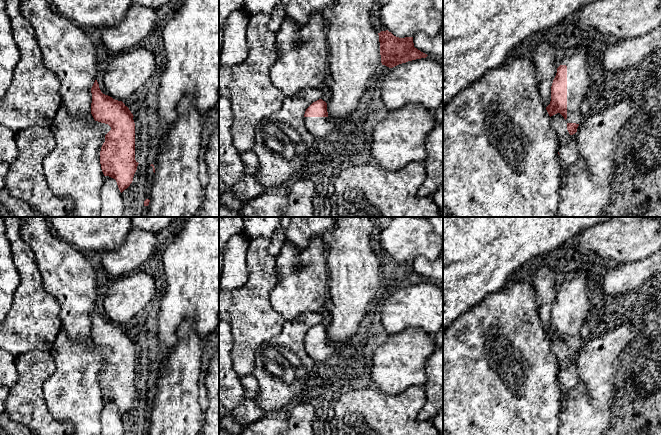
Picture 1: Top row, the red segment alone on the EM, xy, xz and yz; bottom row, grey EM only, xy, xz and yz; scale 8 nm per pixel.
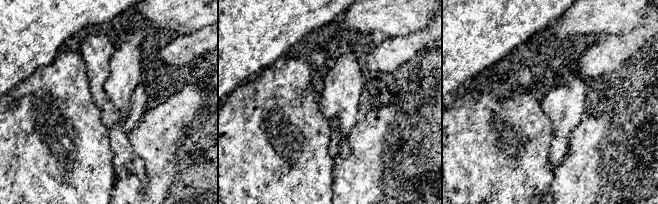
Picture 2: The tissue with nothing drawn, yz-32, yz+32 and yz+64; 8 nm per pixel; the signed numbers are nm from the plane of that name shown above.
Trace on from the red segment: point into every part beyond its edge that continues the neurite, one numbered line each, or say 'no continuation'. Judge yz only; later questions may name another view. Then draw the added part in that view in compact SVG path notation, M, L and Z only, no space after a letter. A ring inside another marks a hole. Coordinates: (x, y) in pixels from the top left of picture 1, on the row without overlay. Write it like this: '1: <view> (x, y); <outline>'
1: yz (575, 281); M569 258L568 259L568 266L570 269L566 272L564 277L561 279L560 282L560 289L567 290L567 347L576 347L580 348L582 346L582 339L581 339L581 329L583 326L584 321L588 318L588 313L590 309L590 297L591 297L591 287L587 277L587 262L585 258Z

